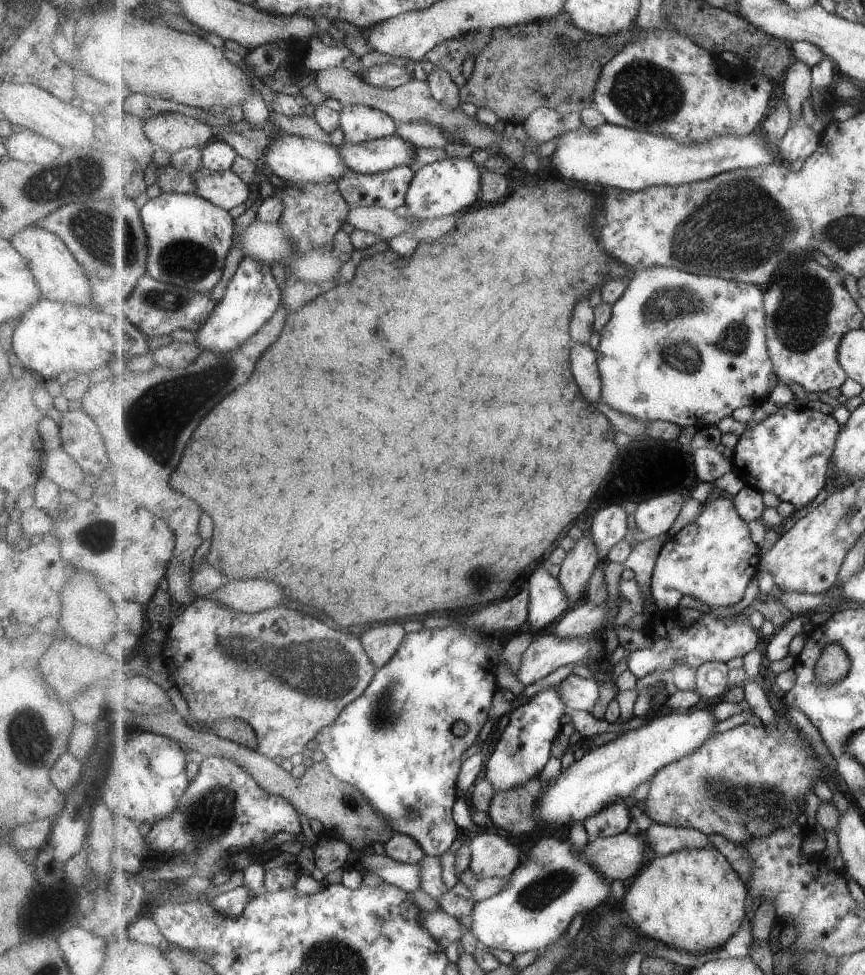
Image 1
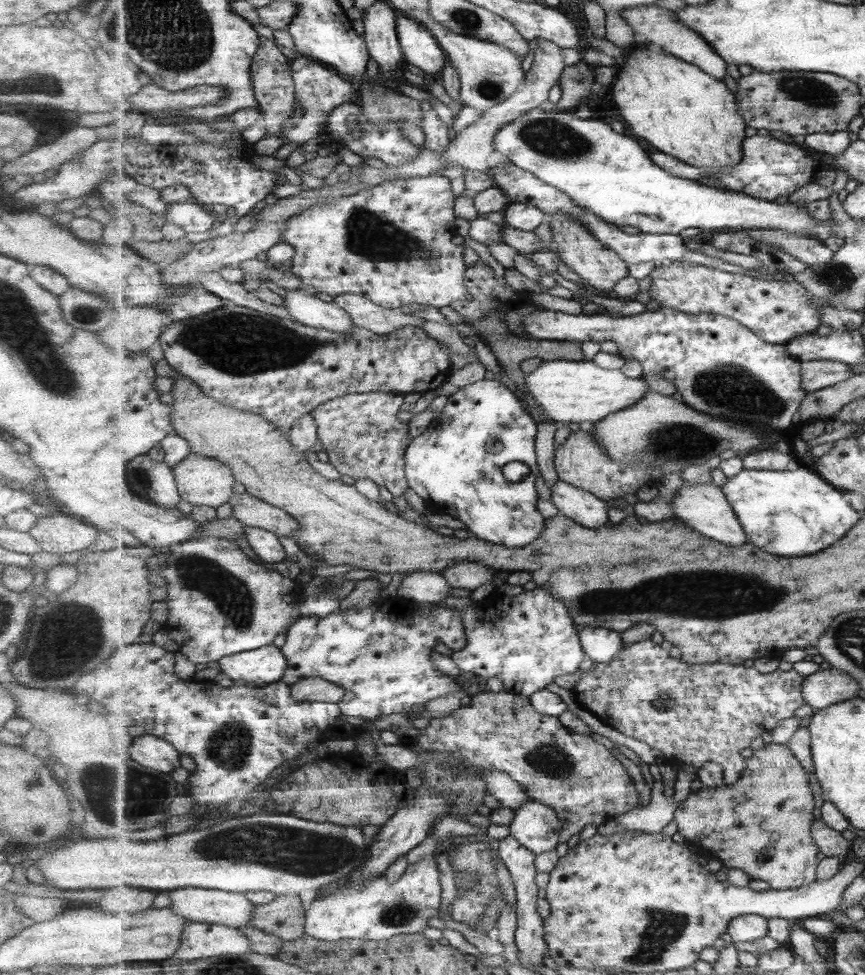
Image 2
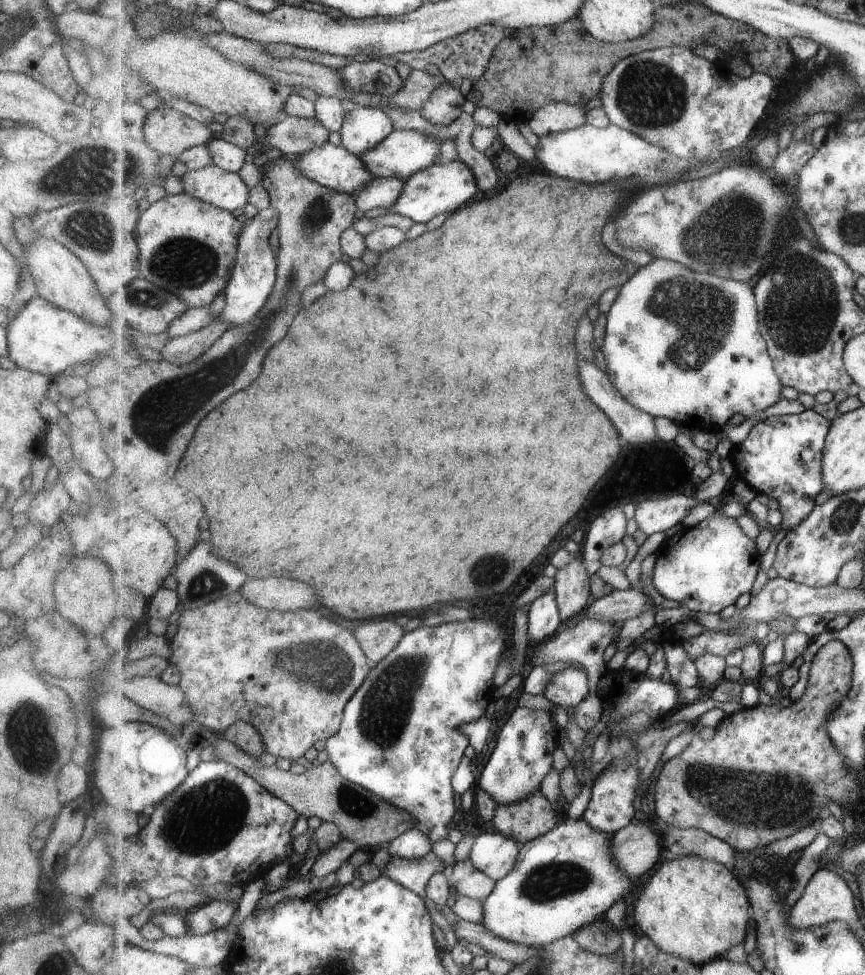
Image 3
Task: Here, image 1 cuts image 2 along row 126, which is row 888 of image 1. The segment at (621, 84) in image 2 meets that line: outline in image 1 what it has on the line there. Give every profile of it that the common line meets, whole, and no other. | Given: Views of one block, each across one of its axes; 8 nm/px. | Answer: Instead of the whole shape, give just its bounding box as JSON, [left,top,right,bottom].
[625,845,748,955]

